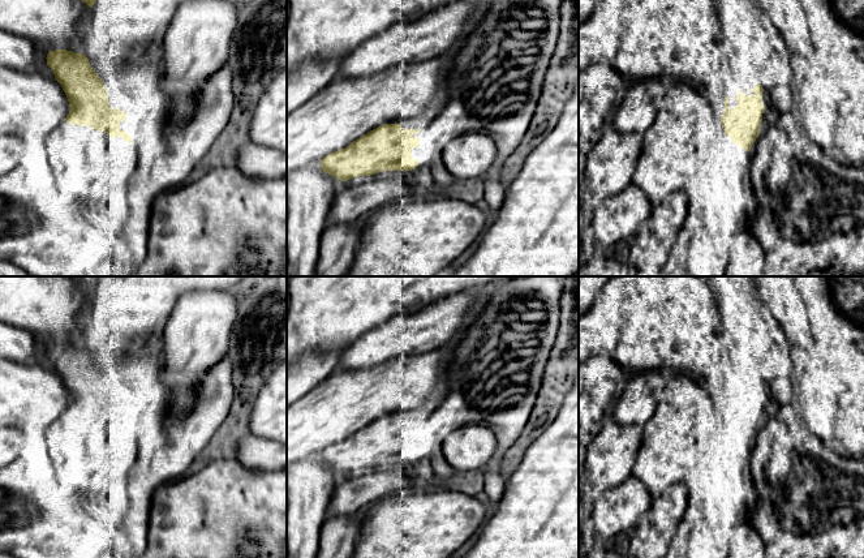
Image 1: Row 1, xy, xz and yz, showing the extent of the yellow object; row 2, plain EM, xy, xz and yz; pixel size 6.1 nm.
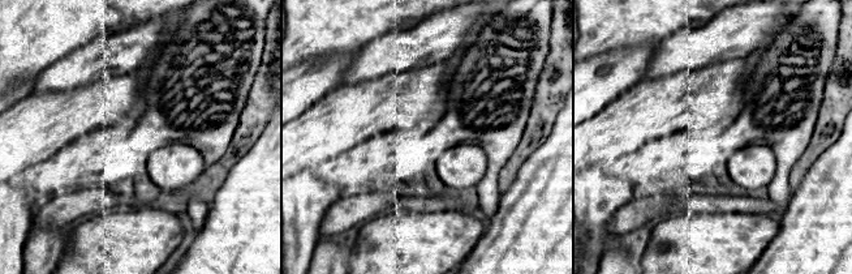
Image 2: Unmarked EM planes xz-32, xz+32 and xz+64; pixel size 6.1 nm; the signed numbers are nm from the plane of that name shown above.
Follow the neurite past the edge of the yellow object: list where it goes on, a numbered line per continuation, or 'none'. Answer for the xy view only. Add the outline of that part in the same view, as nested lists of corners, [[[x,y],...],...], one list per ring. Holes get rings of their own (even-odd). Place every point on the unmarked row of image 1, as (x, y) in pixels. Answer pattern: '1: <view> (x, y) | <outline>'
1: xy (78, 447) | [[[65,412],[46,430],[50,456],[55,468],[63,477],[72,480],[91,502],[109,511],[112,514],[111,525],[119,531],[122,527],[129,505],[128,477],[137,460],[138,448],[133,445],[112,446],[107,439],[109,434],[109,426],[95,422],[87,417],[72,417]]]

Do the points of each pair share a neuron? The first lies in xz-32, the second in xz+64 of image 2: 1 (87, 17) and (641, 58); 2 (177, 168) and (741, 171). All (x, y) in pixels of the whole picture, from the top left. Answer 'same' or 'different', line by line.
1: different
2: same

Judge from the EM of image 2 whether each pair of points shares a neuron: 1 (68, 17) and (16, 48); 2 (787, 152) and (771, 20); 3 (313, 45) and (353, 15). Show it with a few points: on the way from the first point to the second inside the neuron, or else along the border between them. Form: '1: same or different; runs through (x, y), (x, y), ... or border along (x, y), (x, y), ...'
1: same; runs through (55, 17), (47, 17), (29, 35)
2: different; border along (794, 13), (762, 47)
3: same; runs through (323, 34), (343, 15)

